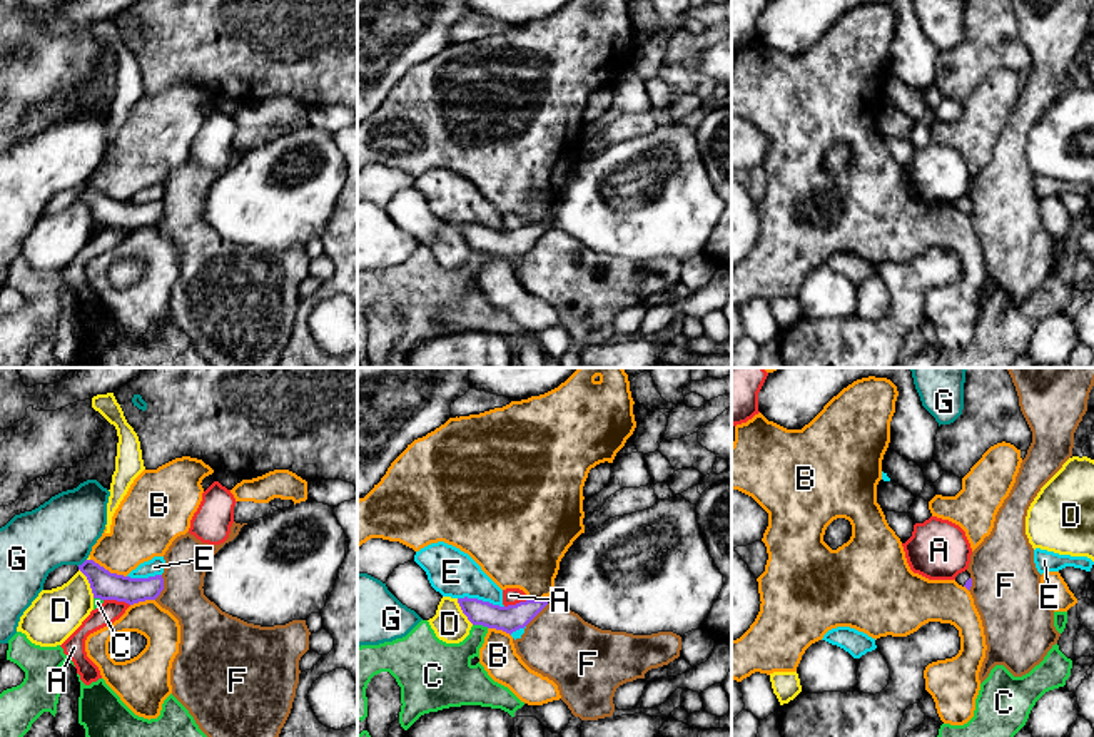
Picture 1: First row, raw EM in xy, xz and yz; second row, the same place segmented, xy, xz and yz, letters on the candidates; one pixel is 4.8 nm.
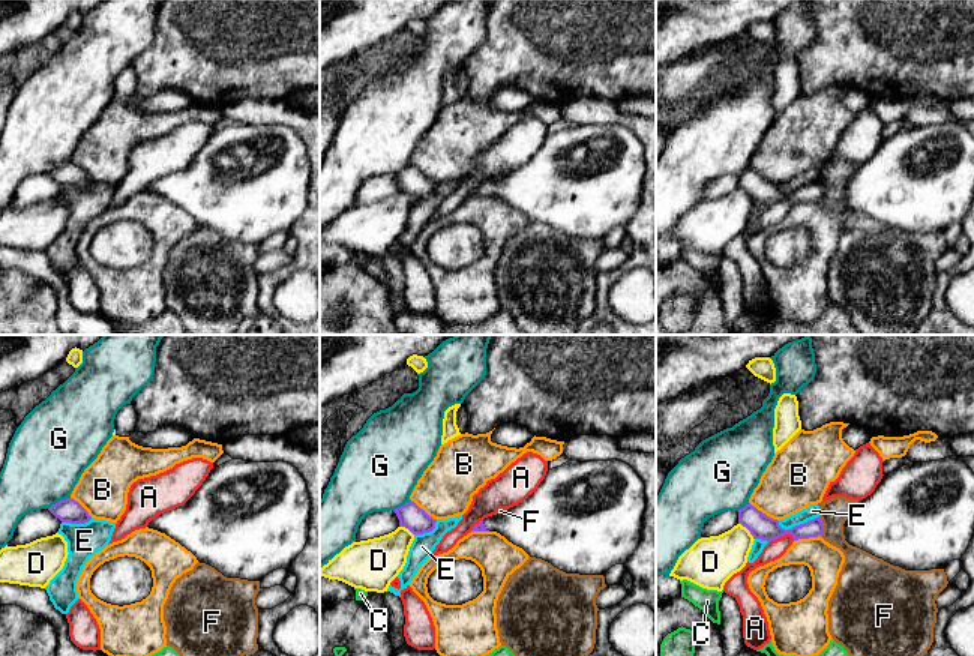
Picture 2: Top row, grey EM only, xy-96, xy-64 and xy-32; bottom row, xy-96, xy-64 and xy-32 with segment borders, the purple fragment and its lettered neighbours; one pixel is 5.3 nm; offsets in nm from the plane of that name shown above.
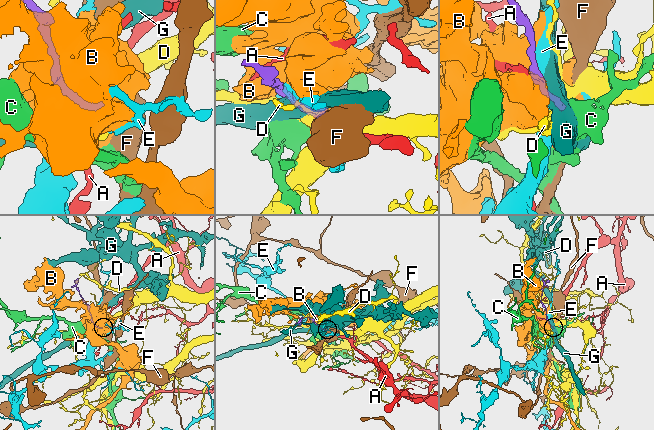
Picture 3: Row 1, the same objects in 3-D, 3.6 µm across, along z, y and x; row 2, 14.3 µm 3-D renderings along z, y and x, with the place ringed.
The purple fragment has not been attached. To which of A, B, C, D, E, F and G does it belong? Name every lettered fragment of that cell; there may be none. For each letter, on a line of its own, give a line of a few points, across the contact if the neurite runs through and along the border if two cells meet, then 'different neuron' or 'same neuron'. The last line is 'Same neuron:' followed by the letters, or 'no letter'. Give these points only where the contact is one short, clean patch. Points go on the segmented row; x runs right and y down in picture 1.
A: line xy (104, 599), (114, 599), (129, 605); different neuron
B: different neuron
C: line xz (473, 624), (488, 627); different neuron
D: line xy (79, 569), (94, 597); different neuron
E: different neuron
F: line xy (162, 575), (162, 590), (154, 599); different neuron
G: line xy (86, 559), (77, 565); different neuron
Same neuron: no letter

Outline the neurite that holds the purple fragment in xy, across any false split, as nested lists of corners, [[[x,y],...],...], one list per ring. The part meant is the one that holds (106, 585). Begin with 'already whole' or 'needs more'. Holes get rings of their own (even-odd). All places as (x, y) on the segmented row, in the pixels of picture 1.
already whole; [[[85,560],[79,570],[87,577],[94,598],[117,600],[129,605],[155,600],[164,590],[162,575],[149,578],[130,578],[110,573],[94,560]]]

